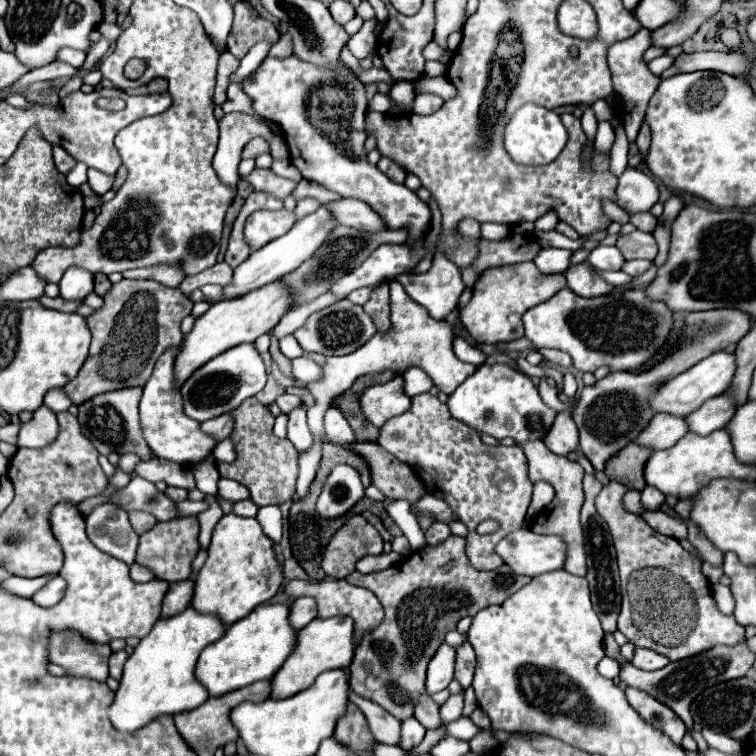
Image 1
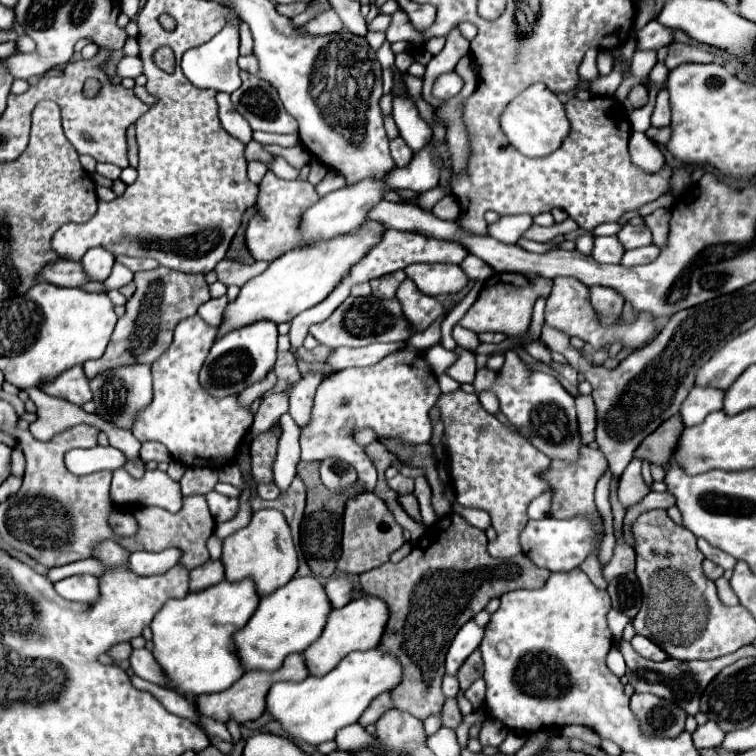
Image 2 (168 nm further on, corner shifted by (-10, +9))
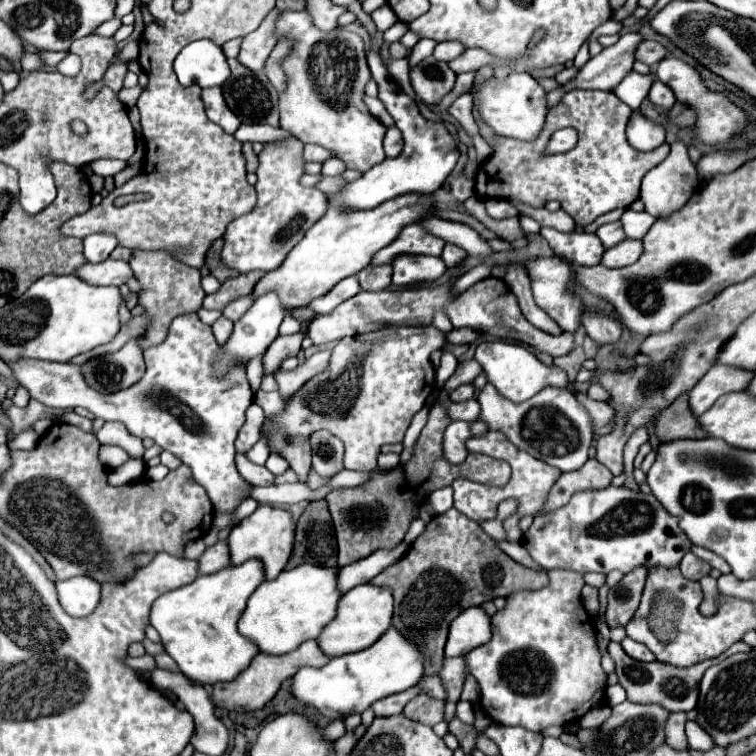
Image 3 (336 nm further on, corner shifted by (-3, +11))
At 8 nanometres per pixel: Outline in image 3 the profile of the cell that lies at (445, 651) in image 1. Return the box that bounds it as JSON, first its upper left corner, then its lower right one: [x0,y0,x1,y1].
[445,607,491,657]

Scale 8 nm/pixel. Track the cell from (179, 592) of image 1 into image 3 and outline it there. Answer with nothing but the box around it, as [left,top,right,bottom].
[199,541,229,575]

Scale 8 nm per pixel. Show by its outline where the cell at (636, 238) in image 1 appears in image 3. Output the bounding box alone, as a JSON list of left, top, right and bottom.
[597,221,625,247]

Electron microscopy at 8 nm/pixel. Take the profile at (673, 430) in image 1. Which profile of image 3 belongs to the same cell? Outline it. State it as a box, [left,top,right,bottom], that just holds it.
[689,365,753,417]

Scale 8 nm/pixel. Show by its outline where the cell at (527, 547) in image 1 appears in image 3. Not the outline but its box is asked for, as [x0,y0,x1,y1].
[521,487,691,573]

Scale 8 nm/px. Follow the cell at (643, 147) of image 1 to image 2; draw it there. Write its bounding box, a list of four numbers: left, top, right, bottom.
[652,89,672,127]

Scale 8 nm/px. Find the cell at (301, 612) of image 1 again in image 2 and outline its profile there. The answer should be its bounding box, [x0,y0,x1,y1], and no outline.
[326,577,354,607]

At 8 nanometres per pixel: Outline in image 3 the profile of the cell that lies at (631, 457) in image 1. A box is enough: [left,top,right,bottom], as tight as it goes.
[655,393,705,443]

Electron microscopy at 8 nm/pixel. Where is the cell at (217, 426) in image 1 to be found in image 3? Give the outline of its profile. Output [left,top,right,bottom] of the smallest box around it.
[263,333,303,375]

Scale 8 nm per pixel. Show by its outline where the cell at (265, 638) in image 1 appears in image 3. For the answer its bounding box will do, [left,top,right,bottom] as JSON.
[239,565,341,653]

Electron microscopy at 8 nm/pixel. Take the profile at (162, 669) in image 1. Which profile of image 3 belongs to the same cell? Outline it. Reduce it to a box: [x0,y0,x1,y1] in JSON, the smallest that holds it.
[149,561,263,685]

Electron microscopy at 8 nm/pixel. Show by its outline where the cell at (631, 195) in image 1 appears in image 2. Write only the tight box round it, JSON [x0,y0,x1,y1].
[630,133,664,173]

